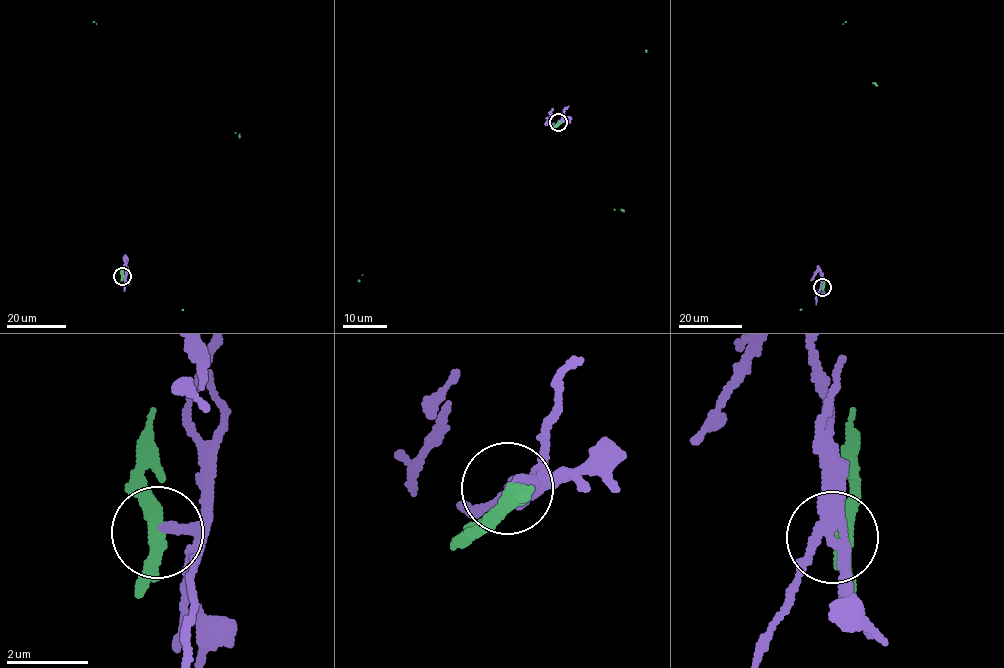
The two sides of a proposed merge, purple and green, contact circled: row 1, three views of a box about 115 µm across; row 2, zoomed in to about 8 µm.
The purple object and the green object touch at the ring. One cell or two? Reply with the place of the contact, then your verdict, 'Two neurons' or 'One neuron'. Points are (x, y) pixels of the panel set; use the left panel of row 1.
Place: (122, 276). Two neurons

